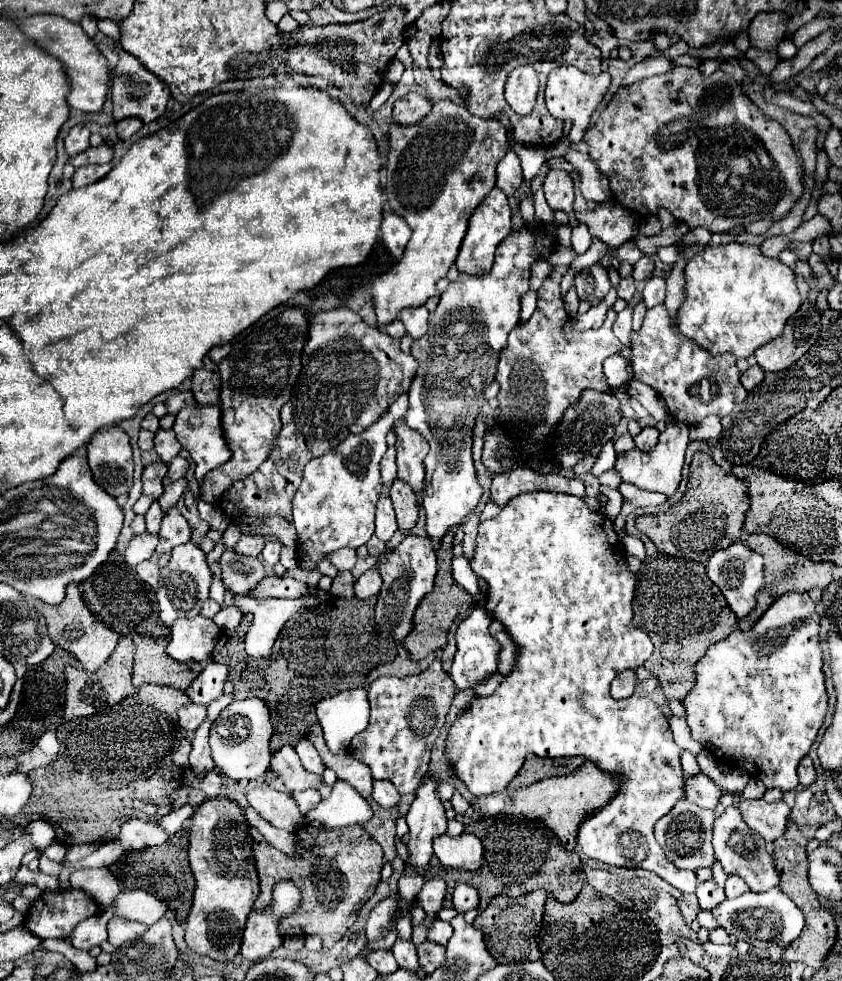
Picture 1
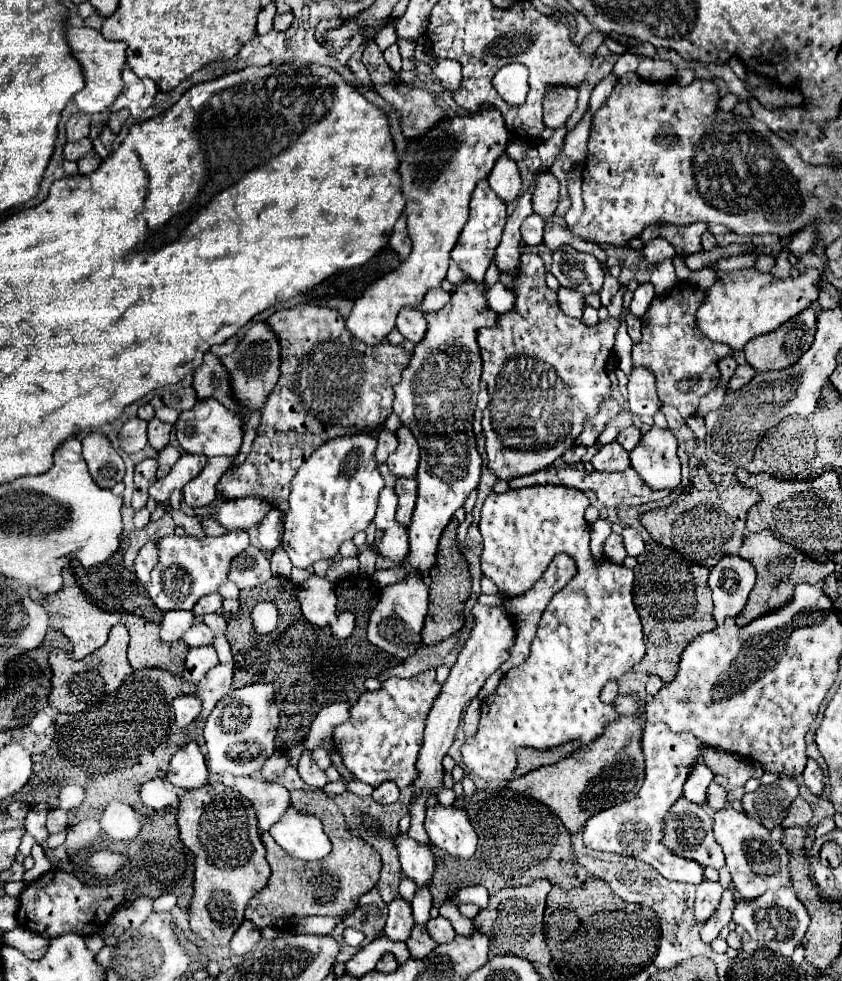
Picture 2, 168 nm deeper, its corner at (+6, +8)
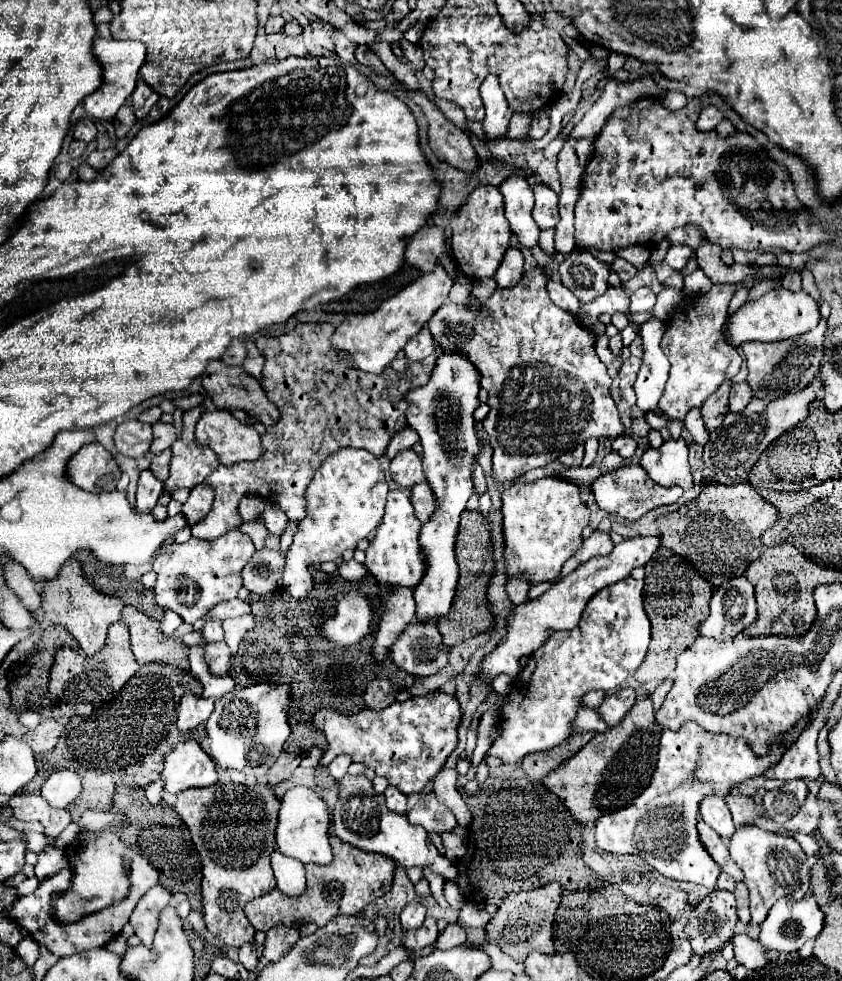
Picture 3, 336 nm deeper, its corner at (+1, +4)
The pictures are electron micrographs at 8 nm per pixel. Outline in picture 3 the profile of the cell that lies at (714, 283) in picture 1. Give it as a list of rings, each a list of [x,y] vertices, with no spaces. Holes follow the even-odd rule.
[[[776,288],[768,294],[764,294],[756,302],[746,302],[724,326],[724,330],[732,336],[734,344],[740,346],[742,342],[750,340],[760,340],[760,342],[778,342],[778,340],[788,340],[796,338],[804,332],[810,332],[820,320],[818,304],[814,302],[812,296],[808,296],[804,290],[800,292],[790,292],[784,288]]]

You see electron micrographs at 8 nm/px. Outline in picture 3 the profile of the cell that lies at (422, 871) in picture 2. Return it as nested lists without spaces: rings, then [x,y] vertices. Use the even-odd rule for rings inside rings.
[[[346,774],[336,782],[338,782],[338,802],[332,810],[332,822],[334,822],[334,834],[342,842],[348,842],[366,852],[376,852],[394,858],[404,868],[430,866],[446,880],[456,880],[458,876],[456,866],[448,858],[442,858],[438,854],[436,846],[428,838],[428,832],[422,826],[410,824],[404,814],[396,814],[388,810],[384,802],[384,794],[378,794],[374,790],[372,780],[368,780],[364,774],[356,774],[356,776]]]

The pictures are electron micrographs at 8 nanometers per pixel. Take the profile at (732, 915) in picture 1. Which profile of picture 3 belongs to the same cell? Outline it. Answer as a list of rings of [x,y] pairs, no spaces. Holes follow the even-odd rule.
[[[806,896],[804,900],[792,900],[792,898],[782,898],[778,900],[772,910],[768,912],[768,918],[762,922],[762,932],[760,932],[760,942],[768,950],[778,950],[778,952],[796,952],[800,950],[808,940],[816,938],[824,928],[824,914],[818,908],[814,896]]]

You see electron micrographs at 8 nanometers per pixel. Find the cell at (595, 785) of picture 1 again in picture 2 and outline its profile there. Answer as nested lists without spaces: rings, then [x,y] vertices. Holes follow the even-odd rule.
[[[623,716],[621,720],[609,724],[609,728],[605,728],[605,732],[593,744],[579,748],[573,752],[573,756],[511,780],[509,790],[523,792],[525,796],[551,808],[561,818],[565,828],[569,828],[571,834],[577,834],[589,816],[613,804],[631,800],[639,792],[645,776],[639,742],[641,724],[633,716]]]

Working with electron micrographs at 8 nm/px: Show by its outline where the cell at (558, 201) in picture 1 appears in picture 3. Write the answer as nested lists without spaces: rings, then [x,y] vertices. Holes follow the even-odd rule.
[[[536,184],[534,186],[534,198],[536,198],[536,204],[534,204],[534,210],[532,210],[532,216],[538,224],[540,230],[548,230],[548,228],[554,228],[560,220],[560,214],[558,214],[558,194],[546,186],[546,184]]]

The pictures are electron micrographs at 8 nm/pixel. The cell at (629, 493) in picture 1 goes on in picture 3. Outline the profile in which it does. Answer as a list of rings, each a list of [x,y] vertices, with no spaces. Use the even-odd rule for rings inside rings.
[[[622,466],[622,468],[610,470],[610,472],[602,474],[598,480],[594,480],[590,486],[590,492],[594,494],[594,498],[602,510],[606,510],[608,514],[618,514],[618,516],[634,522],[652,508],[658,508],[664,504],[674,504],[682,496],[684,490],[678,486],[664,488],[664,486],[656,484],[642,466]]]

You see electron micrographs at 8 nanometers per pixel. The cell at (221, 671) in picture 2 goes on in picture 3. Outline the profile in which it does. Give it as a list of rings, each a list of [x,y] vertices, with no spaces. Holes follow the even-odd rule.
[[[214,642],[206,646],[206,664],[210,666],[210,670],[214,672],[214,676],[228,676],[230,672],[230,650],[228,644],[222,642]]]

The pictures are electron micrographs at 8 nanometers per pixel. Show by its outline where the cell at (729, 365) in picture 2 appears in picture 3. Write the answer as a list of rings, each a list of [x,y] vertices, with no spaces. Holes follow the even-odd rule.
[[[722,382],[722,386],[704,402],[702,406],[702,418],[704,418],[704,426],[708,432],[714,432],[724,416],[728,414],[728,392],[730,392],[732,382]]]

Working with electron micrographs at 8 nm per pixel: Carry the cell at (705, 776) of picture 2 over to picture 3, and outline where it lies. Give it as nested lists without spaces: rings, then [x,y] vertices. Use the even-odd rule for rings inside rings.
[[[708,796],[706,800],[702,800],[702,818],[706,824],[710,824],[720,838],[730,840],[732,834],[736,832],[736,826],[732,822],[732,814],[724,802],[724,798],[718,796]]]

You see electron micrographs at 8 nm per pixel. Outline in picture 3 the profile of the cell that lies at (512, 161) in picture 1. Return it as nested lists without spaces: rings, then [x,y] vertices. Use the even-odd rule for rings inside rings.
[[[512,176],[500,184],[500,192],[506,204],[506,220],[510,222],[510,228],[520,246],[534,248],[538,244],[540,228],[534,224],[532,218],[534,196],[530,184],[526,182],[526,178]]]

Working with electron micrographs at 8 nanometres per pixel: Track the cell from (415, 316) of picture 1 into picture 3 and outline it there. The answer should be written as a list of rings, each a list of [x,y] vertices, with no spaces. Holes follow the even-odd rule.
[[[422,328],[422,332],[418,332],[418,336],[414,336],[414,340],[410,340],[410,344],[406,344],[404,352],[406,352],[408,362],[422,362],[435,351],[435,347],[436,344],[434,338],[430,336],[430,330]]]

